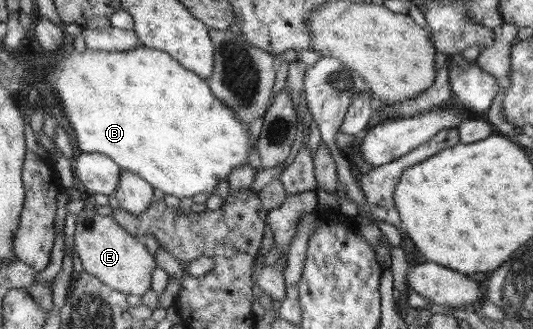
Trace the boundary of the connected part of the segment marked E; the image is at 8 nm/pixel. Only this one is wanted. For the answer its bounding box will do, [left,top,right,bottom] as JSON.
[73,209,157,297]

